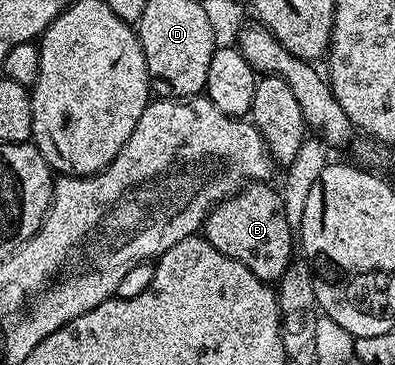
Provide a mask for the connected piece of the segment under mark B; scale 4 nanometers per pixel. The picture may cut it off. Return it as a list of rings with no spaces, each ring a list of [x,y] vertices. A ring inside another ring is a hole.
[[[252,182],[238,194],[226,198],[212,210],[201,227],[209,244],[225,256],[245,264],[253,276],[268,284],[278,283],[293,259],[291,252],[291,230],[285,218],[283,196],[278,189],[264,182]]]

